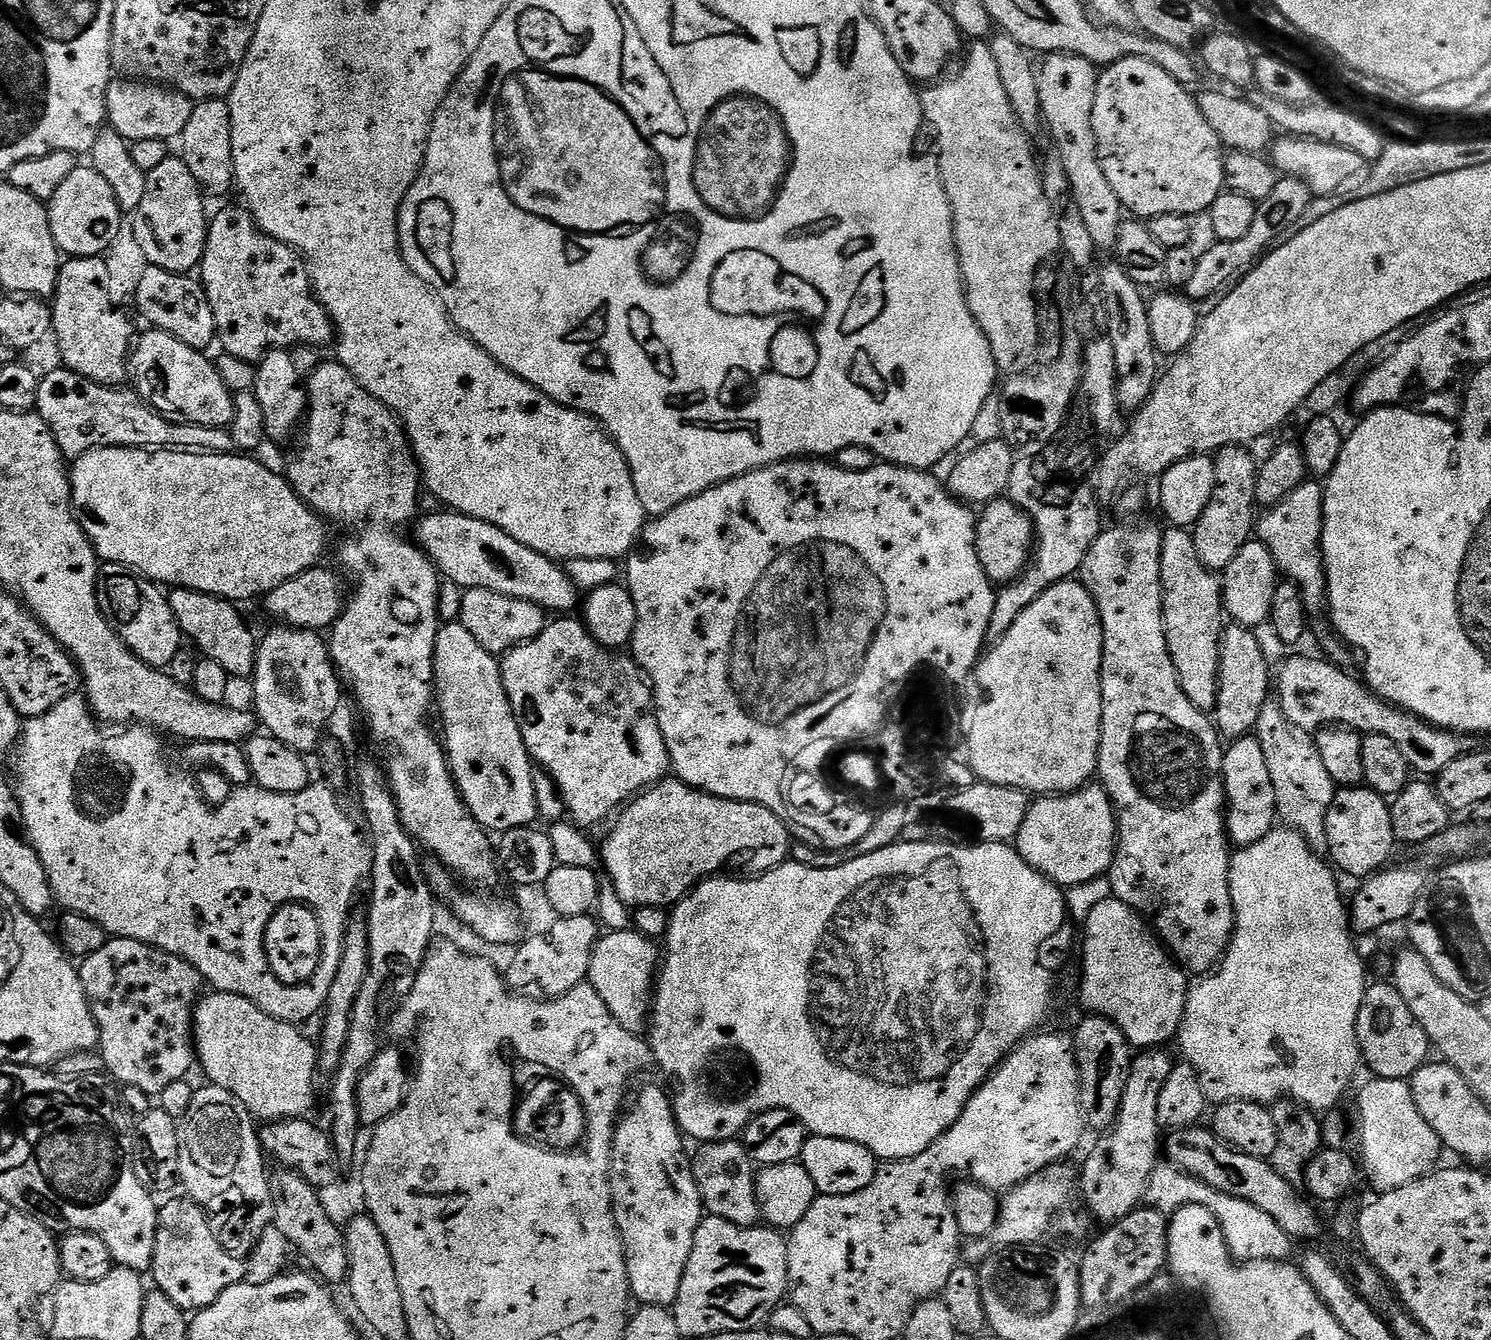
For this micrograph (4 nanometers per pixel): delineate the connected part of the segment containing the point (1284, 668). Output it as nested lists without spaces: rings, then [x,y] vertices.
[[[1323,655],[1291,656],[1275,669],[1274,696],[1286,718],[1290,718],[1298,730],[1315,734],[1325,726],[1339,726],[1369,736],[1382,734],[1398,746],[1409,769],[1424,778],[1435,777],[1448,763],[1469,751],[1470,744],[1464,741],[1467,739],[1461,733],[1435,728],[1419,720],[1414,713],[1375,696],[1363,679],[1356,677],[1355,680],[1344,672],[1348,670]]]

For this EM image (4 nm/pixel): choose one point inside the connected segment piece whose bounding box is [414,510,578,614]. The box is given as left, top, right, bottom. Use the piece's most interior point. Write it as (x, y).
(468, 552)

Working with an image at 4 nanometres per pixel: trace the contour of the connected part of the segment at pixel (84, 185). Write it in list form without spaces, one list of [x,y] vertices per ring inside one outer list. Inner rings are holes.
[[[78,166],[66,182],[58,189],[58,194],[47,201],[50,230],[54,234],[54,242],[65,257],[77,256],[103,257],[105,250],[118,238],[122,231],[122,213],[114,198],[114,190],[110,190],[110,182],[102,178],[90,166]]]

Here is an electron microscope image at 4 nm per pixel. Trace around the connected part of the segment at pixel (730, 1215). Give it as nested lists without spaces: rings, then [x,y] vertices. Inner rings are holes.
[[[736,1138],[709,1140],[701,1143],[697,1148],[700,1149],[694,1152],[691,1157],[692,1173],[700,1191],[700,1201],[704,1204],[705,1213],[722,1218],[726,1222],[734,1222],[734,1226],[742,1226],[743,1228],[757,1227],[761,1223],[762,1217],[758,1206],[758,1198],[756,1197],[756,1172],[743,1143]]]

